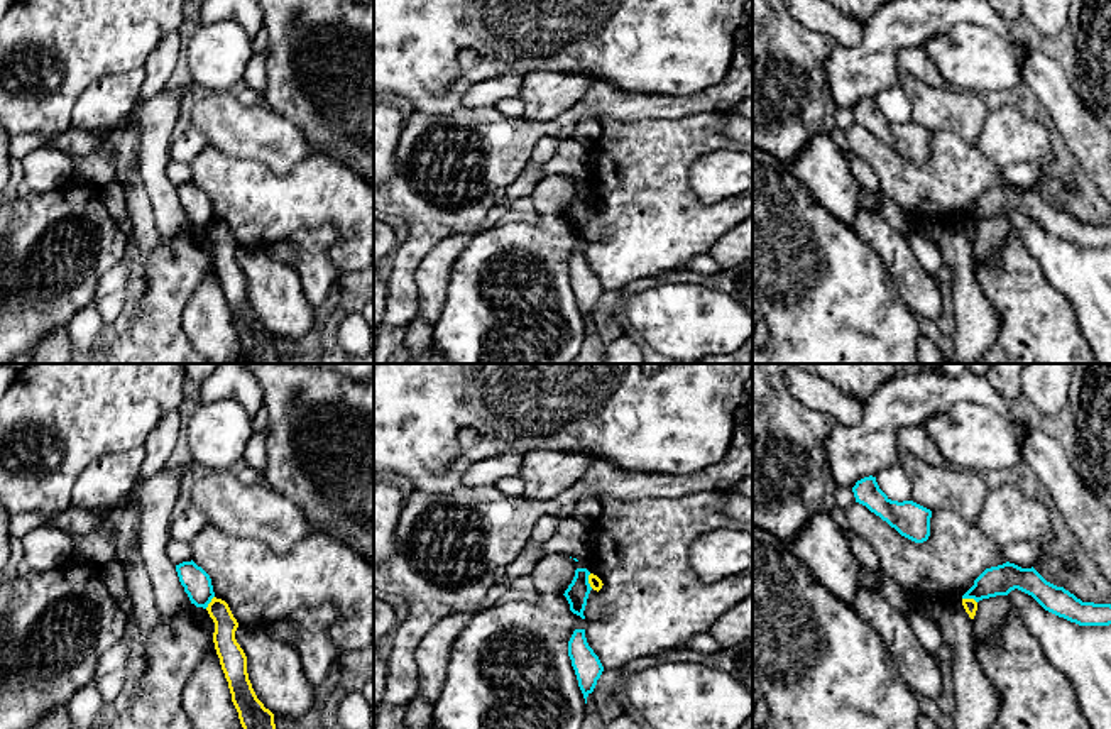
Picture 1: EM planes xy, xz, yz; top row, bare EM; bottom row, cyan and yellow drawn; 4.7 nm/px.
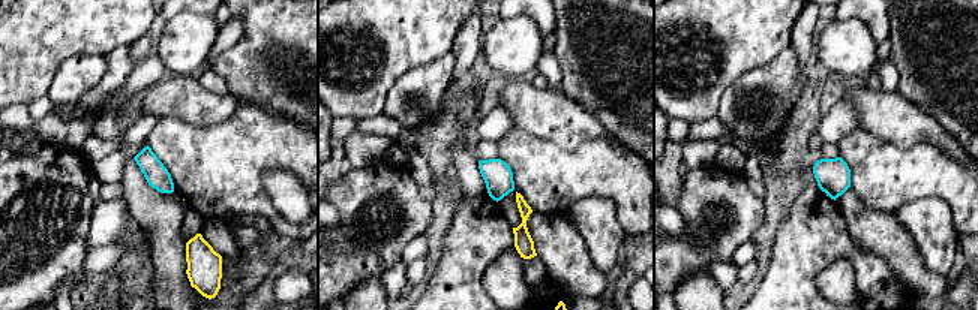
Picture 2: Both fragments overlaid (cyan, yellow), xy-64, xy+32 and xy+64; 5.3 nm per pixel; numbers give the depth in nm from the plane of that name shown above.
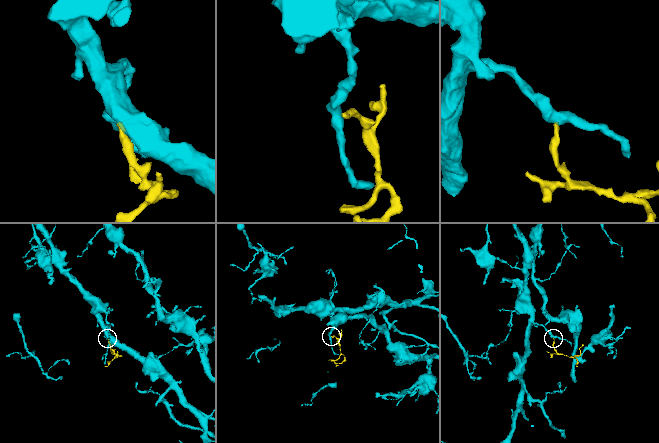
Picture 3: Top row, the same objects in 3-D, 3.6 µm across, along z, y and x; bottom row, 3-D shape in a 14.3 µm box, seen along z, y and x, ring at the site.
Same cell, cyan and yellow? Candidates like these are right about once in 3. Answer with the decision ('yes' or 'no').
no

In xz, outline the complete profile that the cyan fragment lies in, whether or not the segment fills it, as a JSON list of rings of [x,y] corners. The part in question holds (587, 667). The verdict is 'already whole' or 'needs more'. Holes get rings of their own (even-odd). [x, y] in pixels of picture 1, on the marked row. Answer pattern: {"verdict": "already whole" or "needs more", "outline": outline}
{"verdict": "already whole", "outline": [[[575,629],[568,641],[568,656],[575,670],[578,687],[587,697],[594,692],[597,680],[600,678],[604,666],[594,650],[588,646],[585,629]]]}

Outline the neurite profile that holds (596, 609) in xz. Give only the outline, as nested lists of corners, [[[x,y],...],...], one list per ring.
[[[590,590],[588,599],[587,599],[587,606],[583,611],[583,616],[588,622],[592,621],[602,621],[607,617],[607,606],[605,602],[600,599],[597,590]]]

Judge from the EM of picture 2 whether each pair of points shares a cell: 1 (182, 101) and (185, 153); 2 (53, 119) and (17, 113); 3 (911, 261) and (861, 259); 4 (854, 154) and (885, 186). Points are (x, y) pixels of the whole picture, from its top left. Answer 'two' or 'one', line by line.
1: two
2: one
3: two
4: one

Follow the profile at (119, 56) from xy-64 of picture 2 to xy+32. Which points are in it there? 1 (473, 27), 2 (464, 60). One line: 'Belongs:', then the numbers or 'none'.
Belongs: 1, 2

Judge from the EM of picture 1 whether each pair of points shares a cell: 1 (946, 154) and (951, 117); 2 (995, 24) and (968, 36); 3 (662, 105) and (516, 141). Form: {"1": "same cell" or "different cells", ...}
{"1": "different cells", "2": "different cells", "3": "same cell"}

